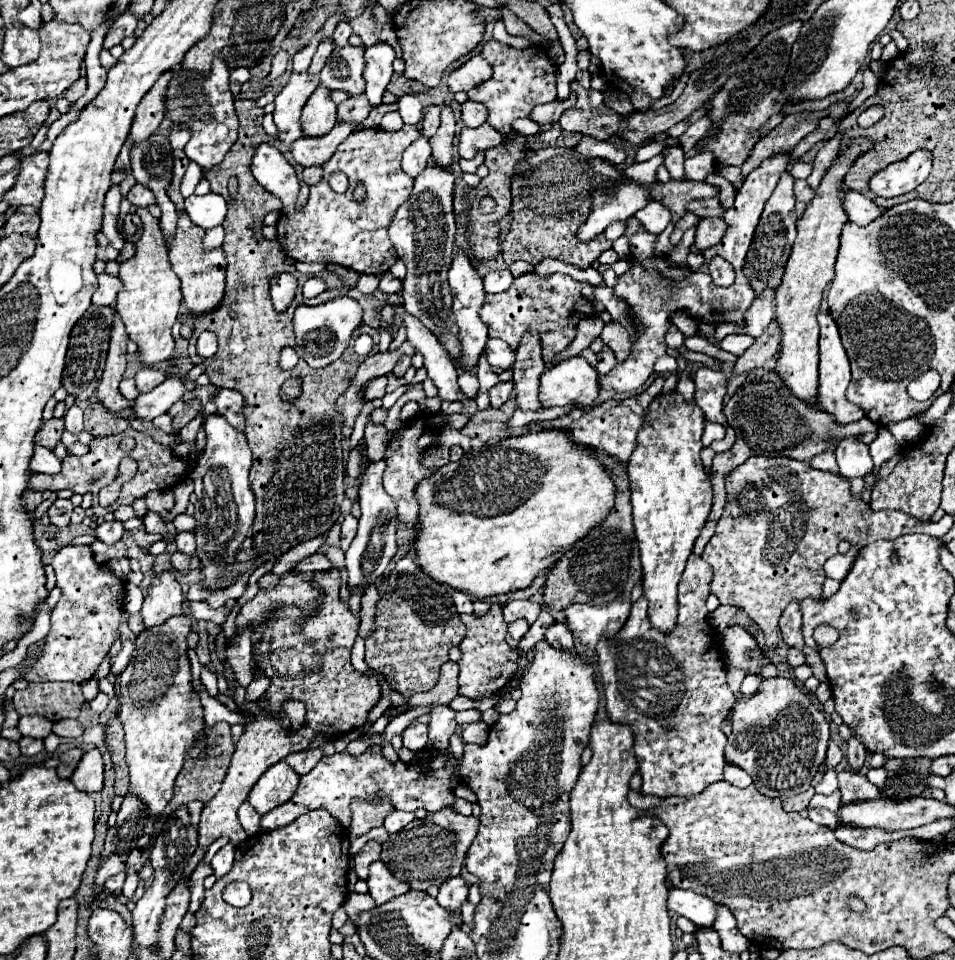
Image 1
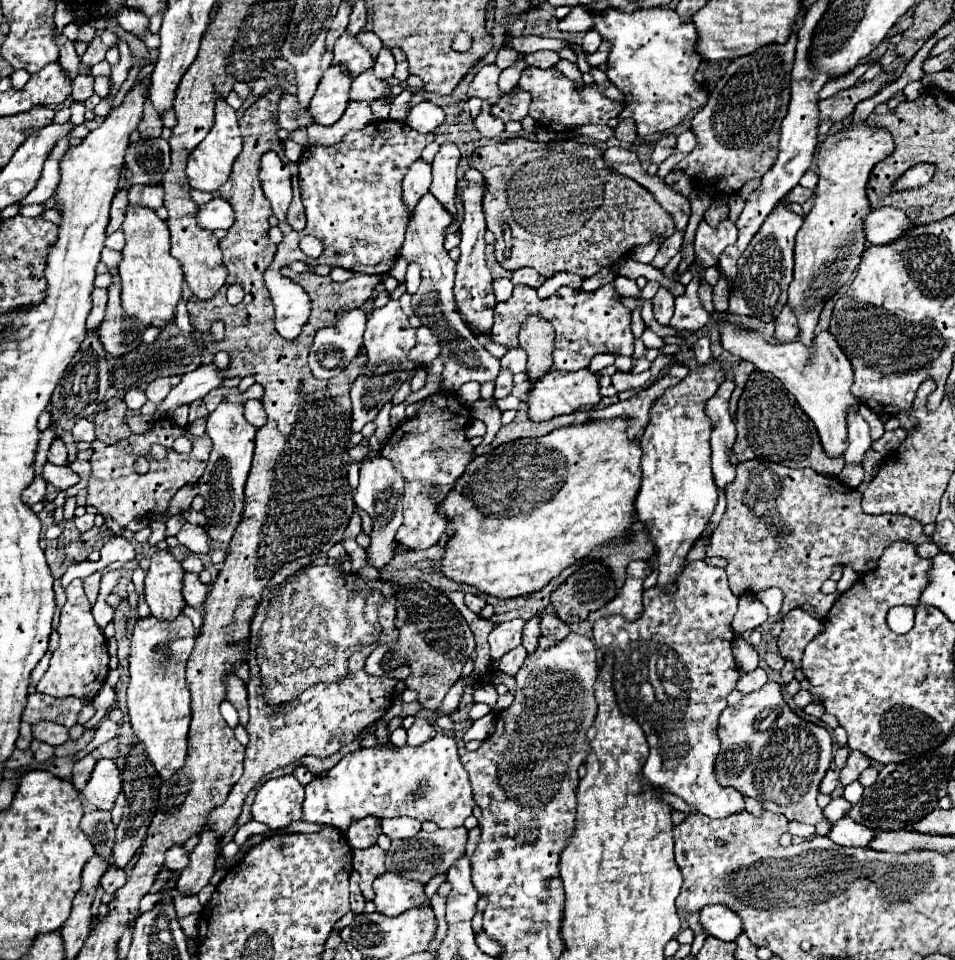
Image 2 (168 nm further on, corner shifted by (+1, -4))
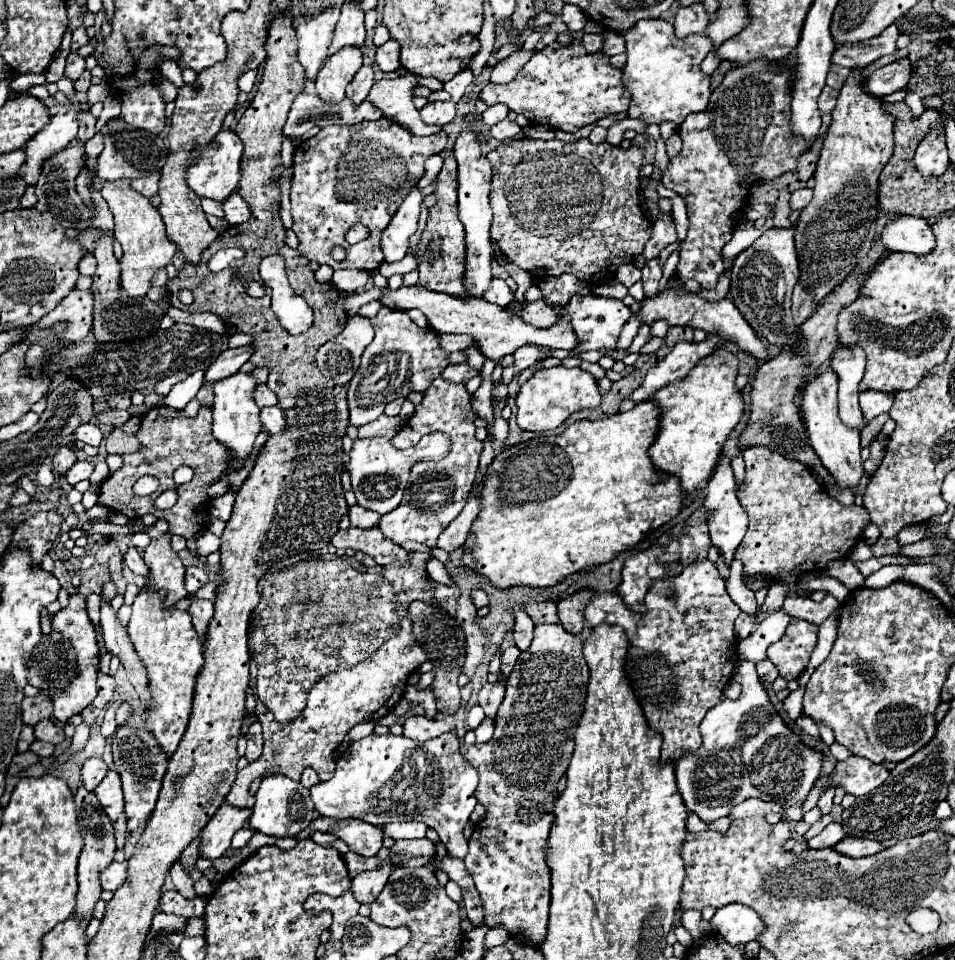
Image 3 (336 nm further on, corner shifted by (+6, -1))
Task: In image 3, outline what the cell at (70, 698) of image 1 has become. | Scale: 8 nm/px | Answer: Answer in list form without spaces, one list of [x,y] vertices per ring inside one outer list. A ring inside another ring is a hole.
[[[38,693],[34,697],[24,697],[22,701],[22,721],[26,725],[36,725],[42,719],[48,719],[52,715],[52,699],[44,693]]]

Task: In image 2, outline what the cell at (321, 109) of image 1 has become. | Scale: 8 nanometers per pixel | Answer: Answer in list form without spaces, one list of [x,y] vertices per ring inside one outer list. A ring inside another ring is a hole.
[[[331,66],[325,70],[319,88],[315,96],[311,98],[311,114],[315,116],[317,124],[331,126],[335,124],[349,102],[349,90],[351,90],[351,76],[347,68],[343,66]]]

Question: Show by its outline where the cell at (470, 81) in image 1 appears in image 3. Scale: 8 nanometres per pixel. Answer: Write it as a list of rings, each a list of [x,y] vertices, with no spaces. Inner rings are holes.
[[[572,41],[568,47],[550,43],[534,53],[514,81],[504,85],[486,83],[478,95],[486,105],[504,103],[510,111],[524,115],[528,121],[548,123],[552,129],[570,133],[610,113],[626,113],[630,105],[630,93],[622,85],[622,69],[612,67],[602,53],[586,53],[580,41]]]

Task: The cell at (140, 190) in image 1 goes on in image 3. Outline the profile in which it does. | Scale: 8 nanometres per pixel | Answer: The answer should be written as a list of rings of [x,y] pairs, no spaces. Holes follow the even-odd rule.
[[[152,173],[150,177],[142,177],[142,179],[134,179],[130,181],[132,189],[142,193],[144,197],[152,197],[158,193],[158,179],[160,179],[160,173]]]

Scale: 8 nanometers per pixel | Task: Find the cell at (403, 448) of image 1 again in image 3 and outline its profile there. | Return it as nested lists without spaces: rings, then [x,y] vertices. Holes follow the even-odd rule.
[[[434,379],[430,389],[422,393],[422,403],[416,407],[414,415],[404,423],[404,427],[392,437],[392,445],[398,449],[406,449],[418,443],[426,433],[440,431],[452,439],[450,453],[434,463],[434,461],[418,461],[410,471],[410,481],[406,485],[406,493],[402,503],[388,515],[384,515],[378,523],[384,537],[402,545],[404,541],[418,541],[428,547],[436,545],[438,535],[448,527],[450,521],[458,517],[462,507],[468,501],[476,471],[478,459],[482,453],[482,441],[474,437],[474,419],[476,413],[470,405],[470,393],[464,389],[464,383],[448,383],[444,379]]]

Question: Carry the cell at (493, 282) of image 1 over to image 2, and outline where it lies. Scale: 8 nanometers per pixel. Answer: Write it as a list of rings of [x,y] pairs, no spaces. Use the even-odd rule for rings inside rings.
[[[499,278],[499,280],[493,282],[493,288],[495,288],[495,296],[497,296],[499,302],[505,302],[505,300],[511,298],[511,292],[513,292],[513,284],[511,284],[511,280],[507,280],[507,278]]]

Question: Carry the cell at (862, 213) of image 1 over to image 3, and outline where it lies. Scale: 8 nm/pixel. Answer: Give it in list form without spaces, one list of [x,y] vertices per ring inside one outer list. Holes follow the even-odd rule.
[[[900,215],[884,225],[880,241],[886,251],[930,253],[936,245],[932,229],[926,219],[914,215]]]

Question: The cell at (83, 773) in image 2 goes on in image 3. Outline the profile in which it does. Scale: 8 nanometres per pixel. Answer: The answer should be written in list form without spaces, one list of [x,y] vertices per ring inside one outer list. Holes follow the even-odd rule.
[[[86,759],[80,769],[80,781],[88,791],[92,791],[104,779],[106,771],[108,771],[108,767],[102,759]]]

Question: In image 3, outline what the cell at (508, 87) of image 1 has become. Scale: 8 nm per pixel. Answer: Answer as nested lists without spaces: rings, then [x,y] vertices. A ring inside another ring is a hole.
[[[492,105],[492,107],[488,107],[488,109],[482,113],[482,121],[484,121],[486,125],[494,125],[494,123],[506,119],[506,115],[508,115],[508,107],[506,107],[506,105]]]

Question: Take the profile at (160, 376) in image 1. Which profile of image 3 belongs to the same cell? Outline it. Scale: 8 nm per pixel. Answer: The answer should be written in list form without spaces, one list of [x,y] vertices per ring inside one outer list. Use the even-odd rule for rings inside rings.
[[[178,371],[178,373],[174,373],[174,375],[170,375],[170,377],[162,379],[162,381],[158,381],[158,383],[154,385],[154,393],[160,395],[160,397],[166,397],[168,391],[170,391],[178,381],[182,381],[182,379],[186,379],[186,373]]]

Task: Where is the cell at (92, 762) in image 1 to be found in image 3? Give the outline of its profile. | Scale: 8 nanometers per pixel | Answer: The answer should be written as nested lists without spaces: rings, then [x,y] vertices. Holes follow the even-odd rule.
[[[108,771],[106,777],[100,781],[100,785],[94,789],[94,795],[98,797],[106,815],[112,821],[116,821],[118,815],[124,811],[124,799],[122,799],[122,787],[118,781],[118,773]]]

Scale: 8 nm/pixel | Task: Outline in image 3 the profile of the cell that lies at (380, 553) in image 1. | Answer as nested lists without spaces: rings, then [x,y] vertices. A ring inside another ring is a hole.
[[[430,433],[418,445],[404,449],[404,451],[394,449],[390,439],[386,439],[386,437],[356,439],[354,447],[348,455],[348,461],[346,461],[346,469],[350,471],[350,477],[352,477],[352,491],[356,495],[356,503],[370,511],[376,511],[380,515],[394,511],[400,505],[402,493],[406,489],[410,467],[420,459],[440,461],[448,453],[450,453],[450,439],[442,433]]]

